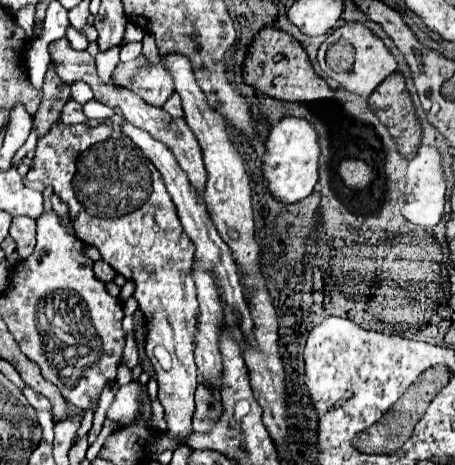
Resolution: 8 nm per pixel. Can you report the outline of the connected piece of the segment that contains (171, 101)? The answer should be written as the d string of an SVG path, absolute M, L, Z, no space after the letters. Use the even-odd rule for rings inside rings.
M174 92L174 94L172 94L172 96L170 96L168 100L166 100L166 104L164 104L162 108L164 108L164 110L166 110L168 114L170 114L170 116L174 116L174 118L176 118L176 116L182 116L182 106L180 106L180 96L178 96L178 94Z

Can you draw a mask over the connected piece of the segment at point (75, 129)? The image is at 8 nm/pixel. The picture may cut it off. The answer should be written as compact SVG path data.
M56 124L48 136L38 140L34 168L28 172L28 180L40 180L50 184L54 192L70 206L74 218L76 236L100 250L102 260L108 262L118 274L136 282L134 298L140 302L144 320L148 326L146 354L154 364L158 380L158 400L166 410L168 434L186 438L192 432L194 414L194 392L198 386L198 368L194 364L194 330L196 330L196 288L190 276L194 264L194 246L184 234L176 208L164 190L164 182L158 170L140 154L140 148L120 134L118 128L100 124L88 128L86 124L64 126Z

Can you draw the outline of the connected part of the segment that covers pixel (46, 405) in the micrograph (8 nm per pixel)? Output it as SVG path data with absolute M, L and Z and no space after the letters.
M26 386L26 388L24 388L24 396L26 396L26 400L28 400L36 410L50 410L50 402L48 402L48 398L36 394L32 388Z

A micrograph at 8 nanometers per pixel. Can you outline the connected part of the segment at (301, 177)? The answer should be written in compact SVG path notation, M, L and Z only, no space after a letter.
M282 118L266 138L266 152L262 156L262 176L268 192L282 204L294 204L312 194L318 182L318 156L320 146L316 142L316 130L300 118Z

